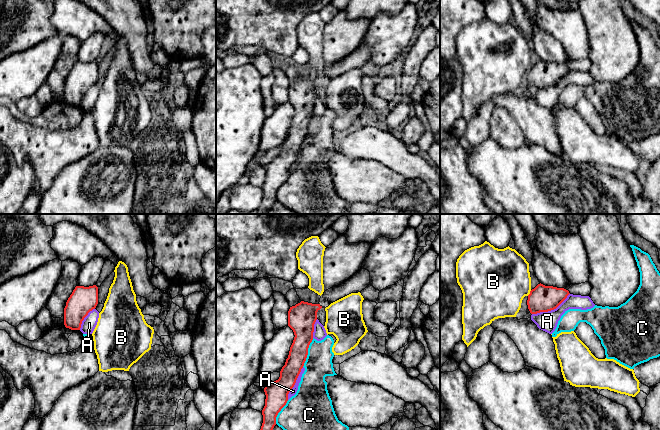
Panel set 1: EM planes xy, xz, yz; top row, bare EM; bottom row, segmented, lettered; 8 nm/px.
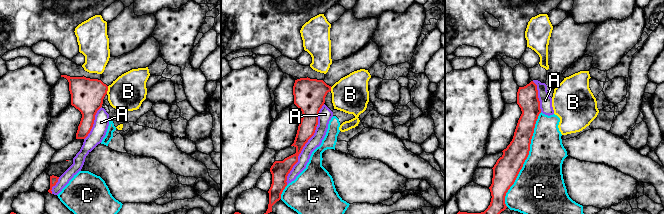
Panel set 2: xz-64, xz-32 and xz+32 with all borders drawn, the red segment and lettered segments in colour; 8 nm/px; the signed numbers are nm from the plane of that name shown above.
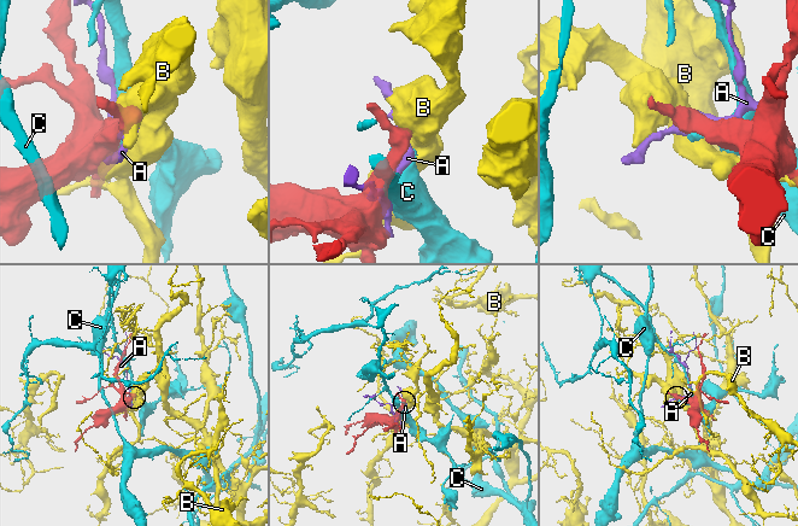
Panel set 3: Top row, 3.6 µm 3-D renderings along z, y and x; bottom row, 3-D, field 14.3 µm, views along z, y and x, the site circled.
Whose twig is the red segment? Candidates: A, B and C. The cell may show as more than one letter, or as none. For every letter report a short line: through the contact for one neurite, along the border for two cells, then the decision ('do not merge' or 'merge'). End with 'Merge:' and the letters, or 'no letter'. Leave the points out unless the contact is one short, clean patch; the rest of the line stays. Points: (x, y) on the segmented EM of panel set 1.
A: do not merge
B: do not merge
C: do not merge
Merge: no letter

